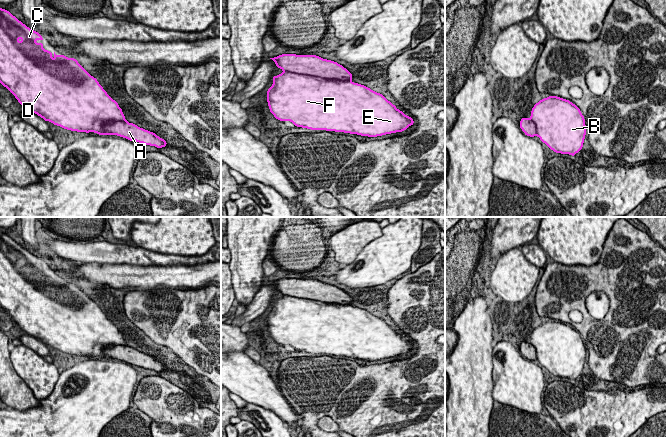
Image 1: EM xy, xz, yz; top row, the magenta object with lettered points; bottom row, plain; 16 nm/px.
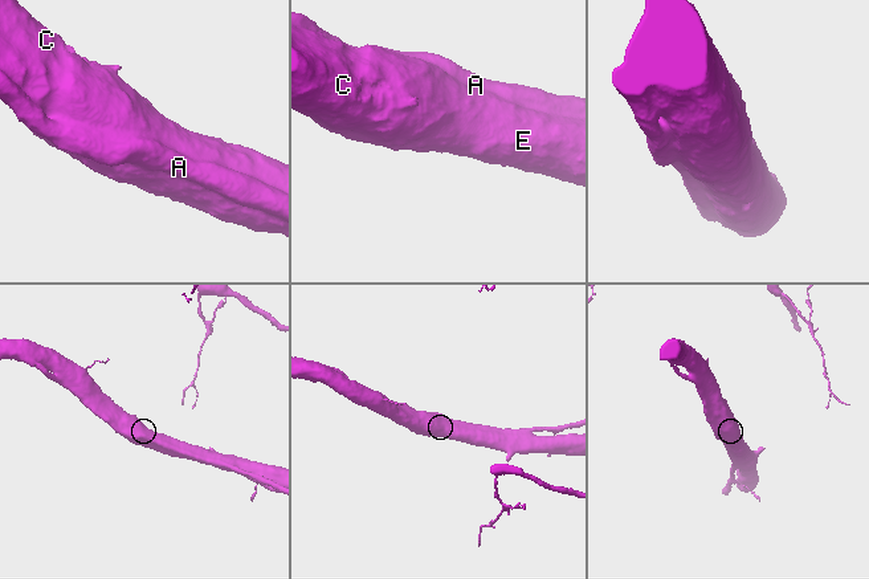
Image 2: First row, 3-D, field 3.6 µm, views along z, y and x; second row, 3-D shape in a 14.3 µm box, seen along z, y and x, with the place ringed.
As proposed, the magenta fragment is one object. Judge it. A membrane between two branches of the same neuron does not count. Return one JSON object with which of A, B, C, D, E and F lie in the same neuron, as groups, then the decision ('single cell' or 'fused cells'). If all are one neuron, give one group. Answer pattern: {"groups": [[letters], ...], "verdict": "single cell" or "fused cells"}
{"groups": [["A", "B", "C", "D", "E", "F"]], "verdict": "single cell"}

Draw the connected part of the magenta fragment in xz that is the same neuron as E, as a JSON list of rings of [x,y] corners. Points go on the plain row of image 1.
[[[282,278],[270,282],[276,291],[284,296],[273,300],[273,308],[267,315],[267,326],[270,336],[280,345],[290,345],[297,351],[311,354],[326,354],[377,361],[386,358],[403,356],[414,348],[413,342],[406,340],[388,325],[384,319],[370,312],[353,307],[353,299],[337,286],[323,283],[316,279]]]

